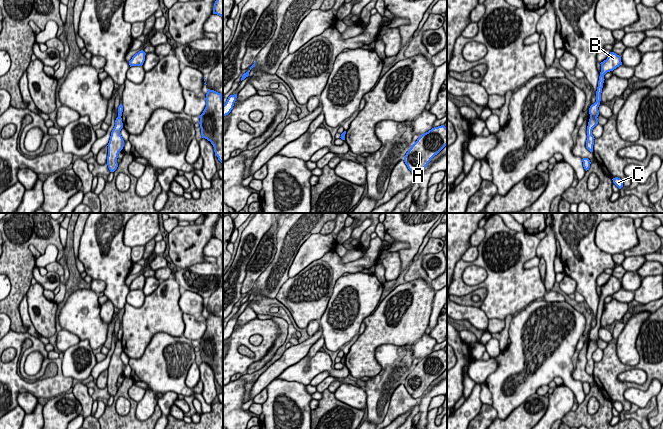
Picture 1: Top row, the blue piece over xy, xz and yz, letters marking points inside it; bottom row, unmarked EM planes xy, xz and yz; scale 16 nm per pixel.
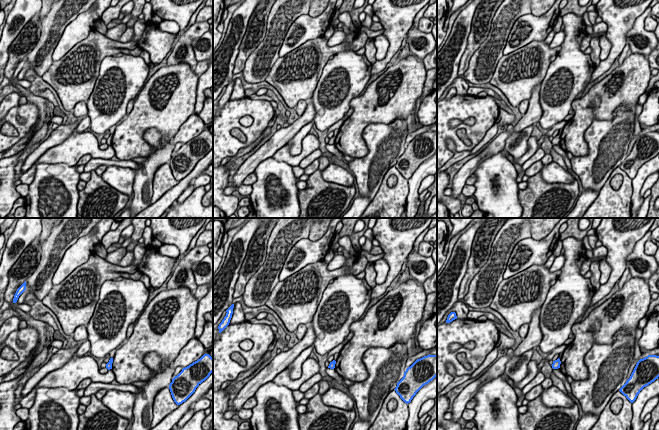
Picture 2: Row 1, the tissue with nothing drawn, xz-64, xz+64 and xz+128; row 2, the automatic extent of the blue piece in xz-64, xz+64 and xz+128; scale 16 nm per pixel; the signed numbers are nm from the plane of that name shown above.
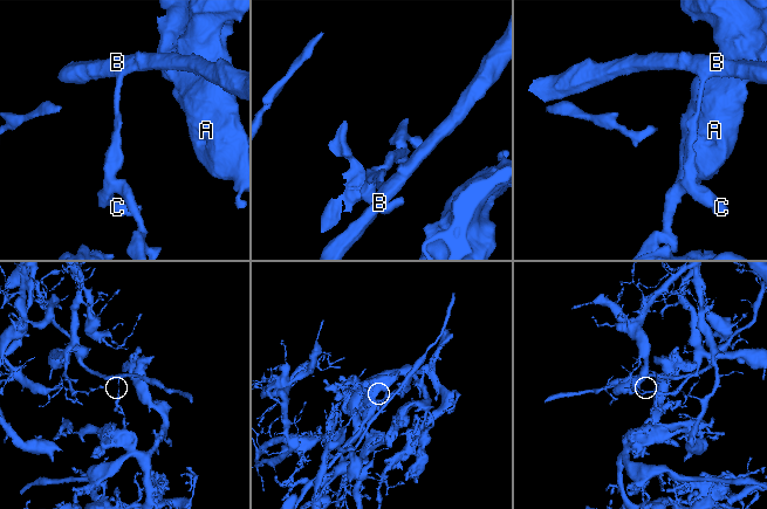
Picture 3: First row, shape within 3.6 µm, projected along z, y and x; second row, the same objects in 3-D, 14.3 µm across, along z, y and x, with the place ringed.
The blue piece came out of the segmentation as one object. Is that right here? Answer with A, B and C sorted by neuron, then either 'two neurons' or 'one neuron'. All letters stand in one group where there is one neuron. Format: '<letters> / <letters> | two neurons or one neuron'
A C / B | two neurons

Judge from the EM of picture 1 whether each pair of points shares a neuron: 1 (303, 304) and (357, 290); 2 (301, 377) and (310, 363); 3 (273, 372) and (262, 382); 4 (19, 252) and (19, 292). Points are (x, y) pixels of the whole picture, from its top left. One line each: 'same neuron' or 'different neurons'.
1: different neurons
2: same neuron
3: same neuron
4: same neuron

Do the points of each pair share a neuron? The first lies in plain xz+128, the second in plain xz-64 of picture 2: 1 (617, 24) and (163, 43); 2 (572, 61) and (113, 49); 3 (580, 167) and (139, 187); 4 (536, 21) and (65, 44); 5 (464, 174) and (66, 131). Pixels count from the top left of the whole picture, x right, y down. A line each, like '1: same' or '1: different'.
1: different
2: different
3: same
4: same
5: same

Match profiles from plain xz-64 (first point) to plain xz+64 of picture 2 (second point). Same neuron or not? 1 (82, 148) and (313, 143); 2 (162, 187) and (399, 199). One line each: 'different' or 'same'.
1: same
2: same

